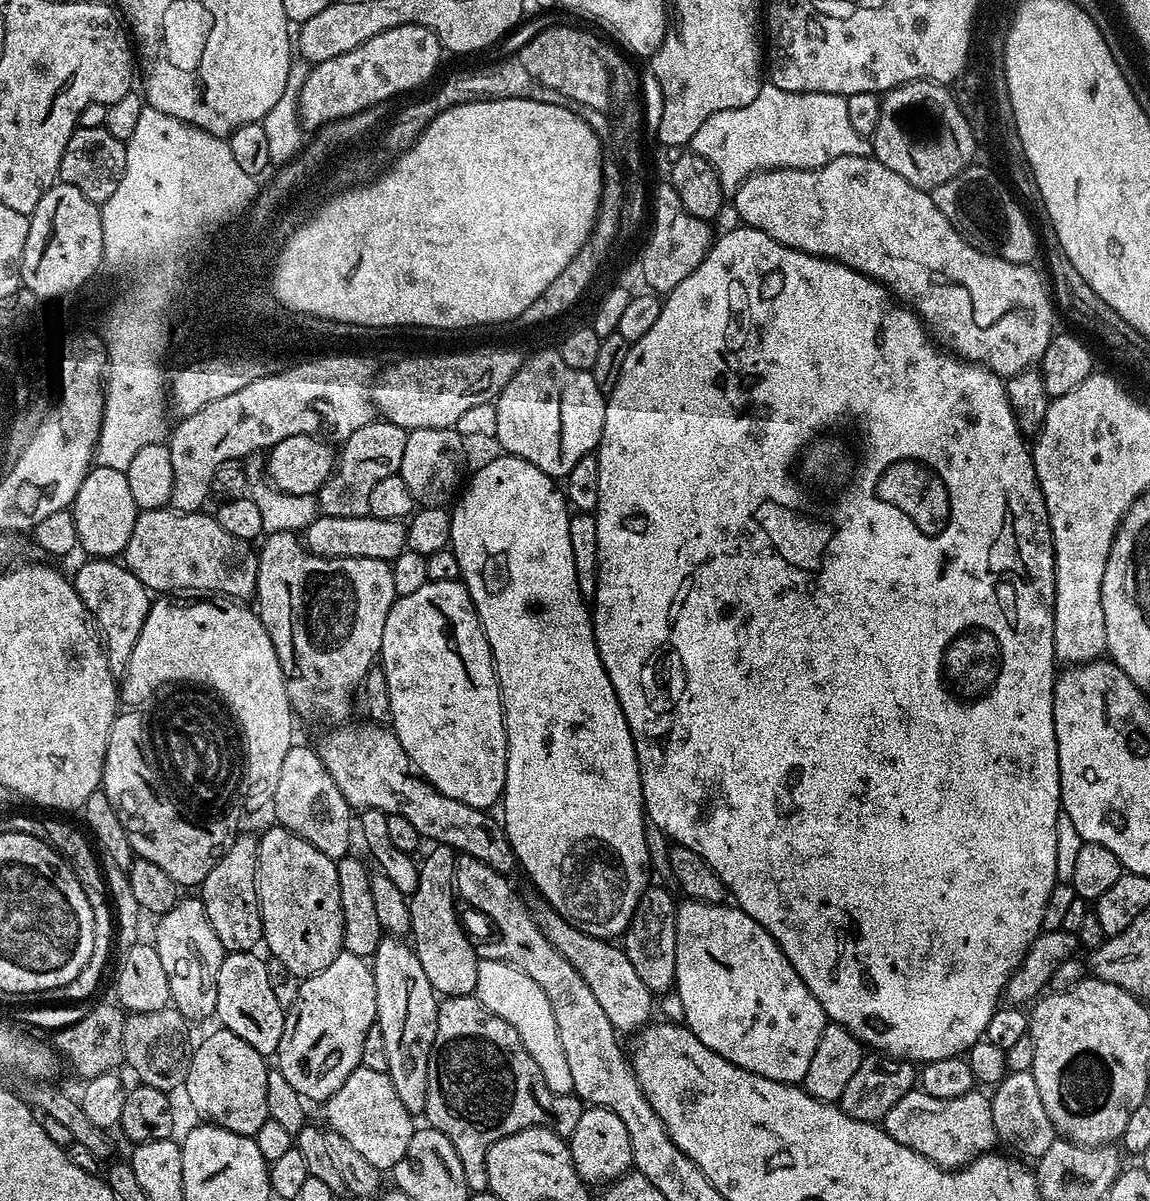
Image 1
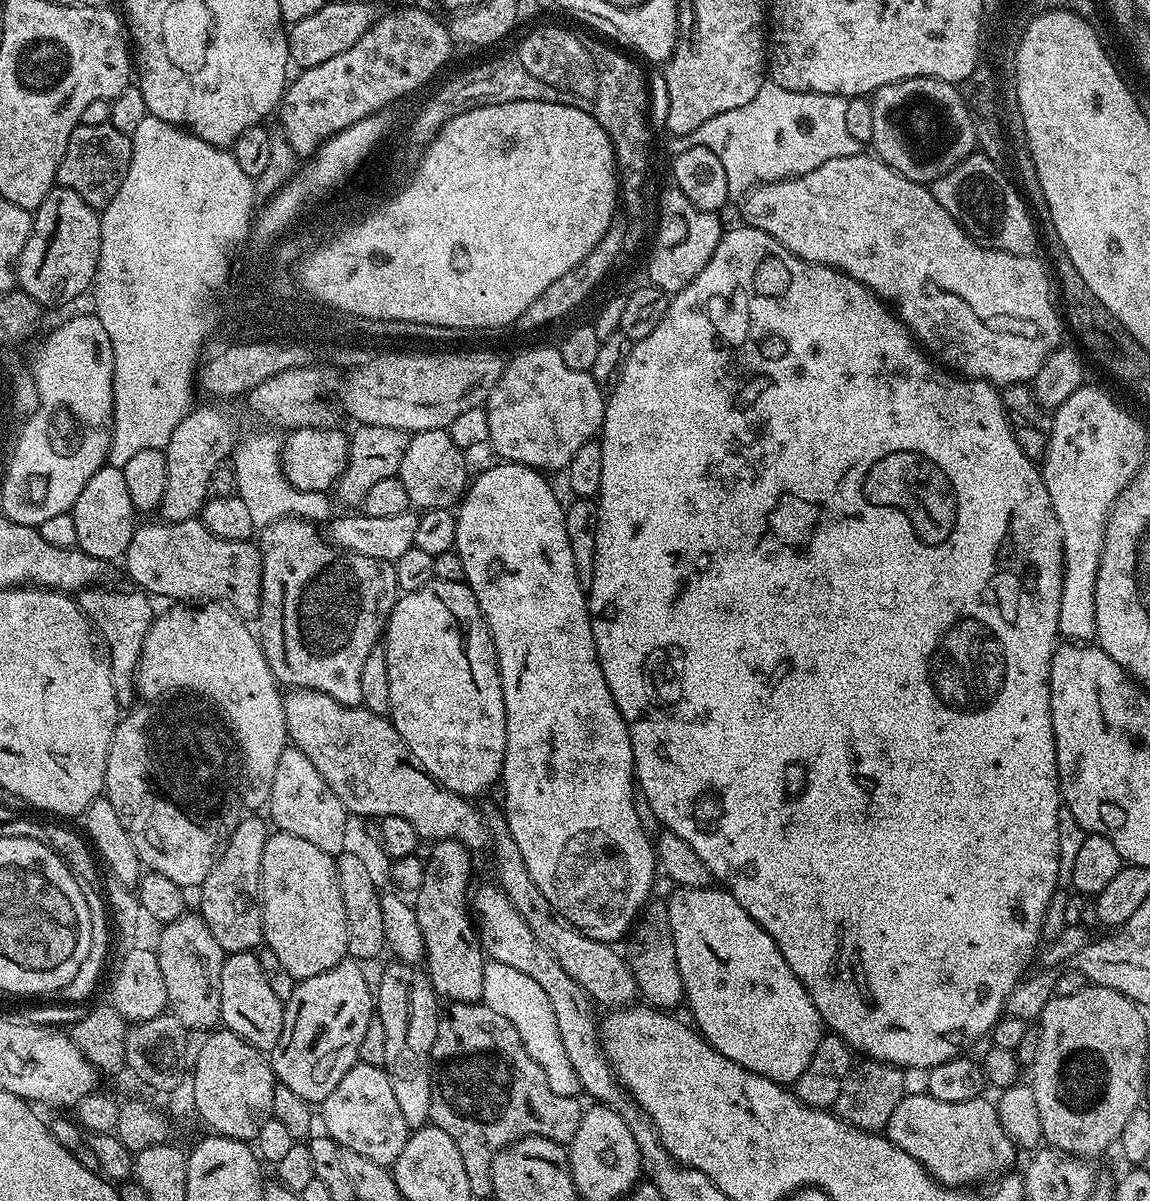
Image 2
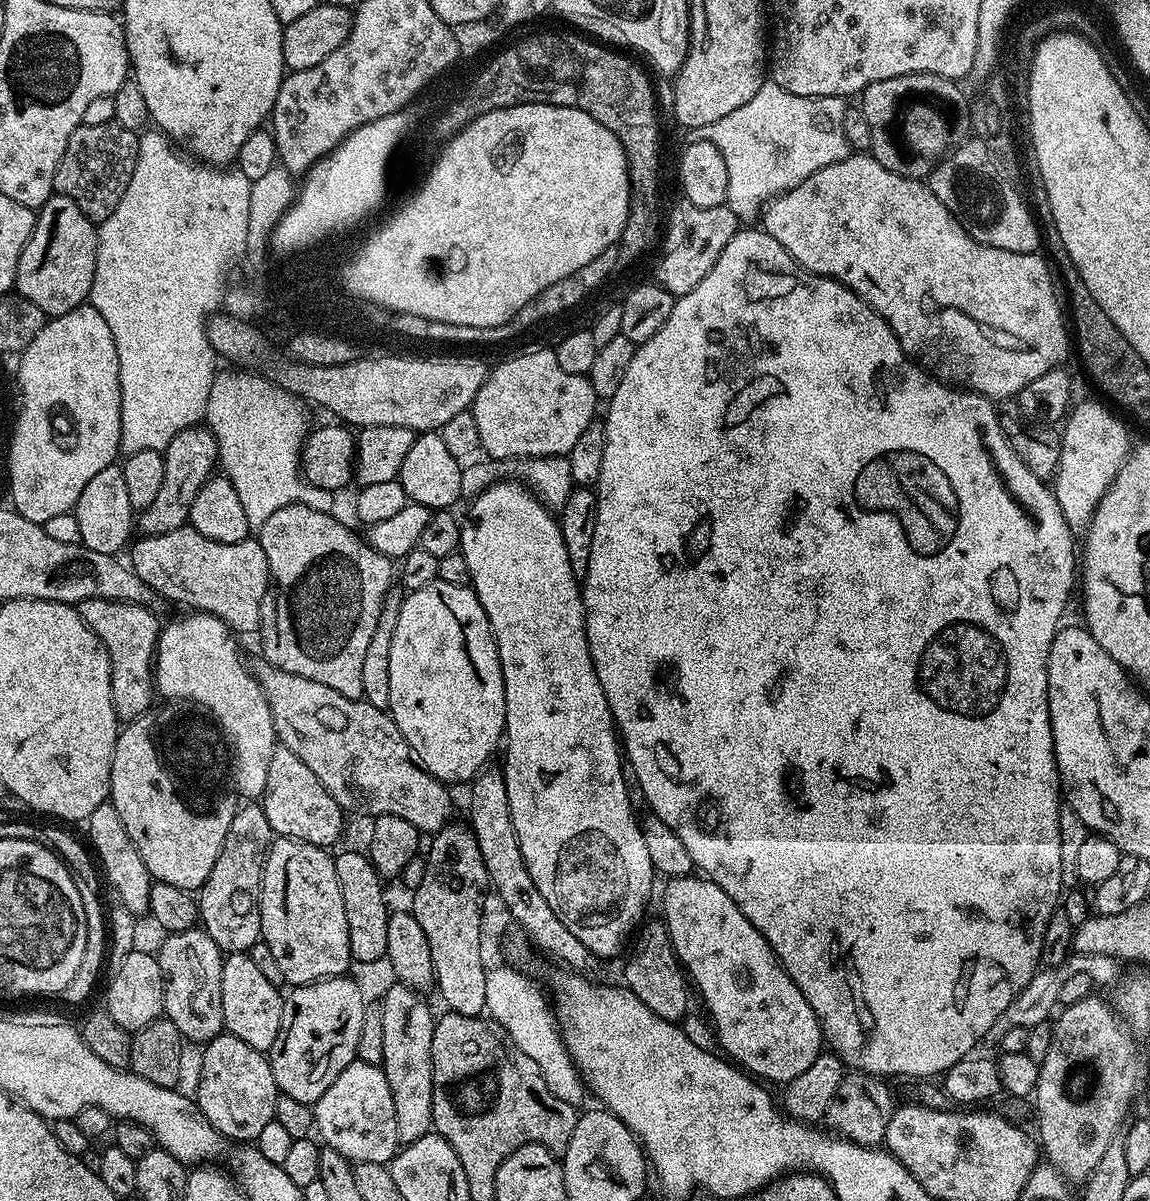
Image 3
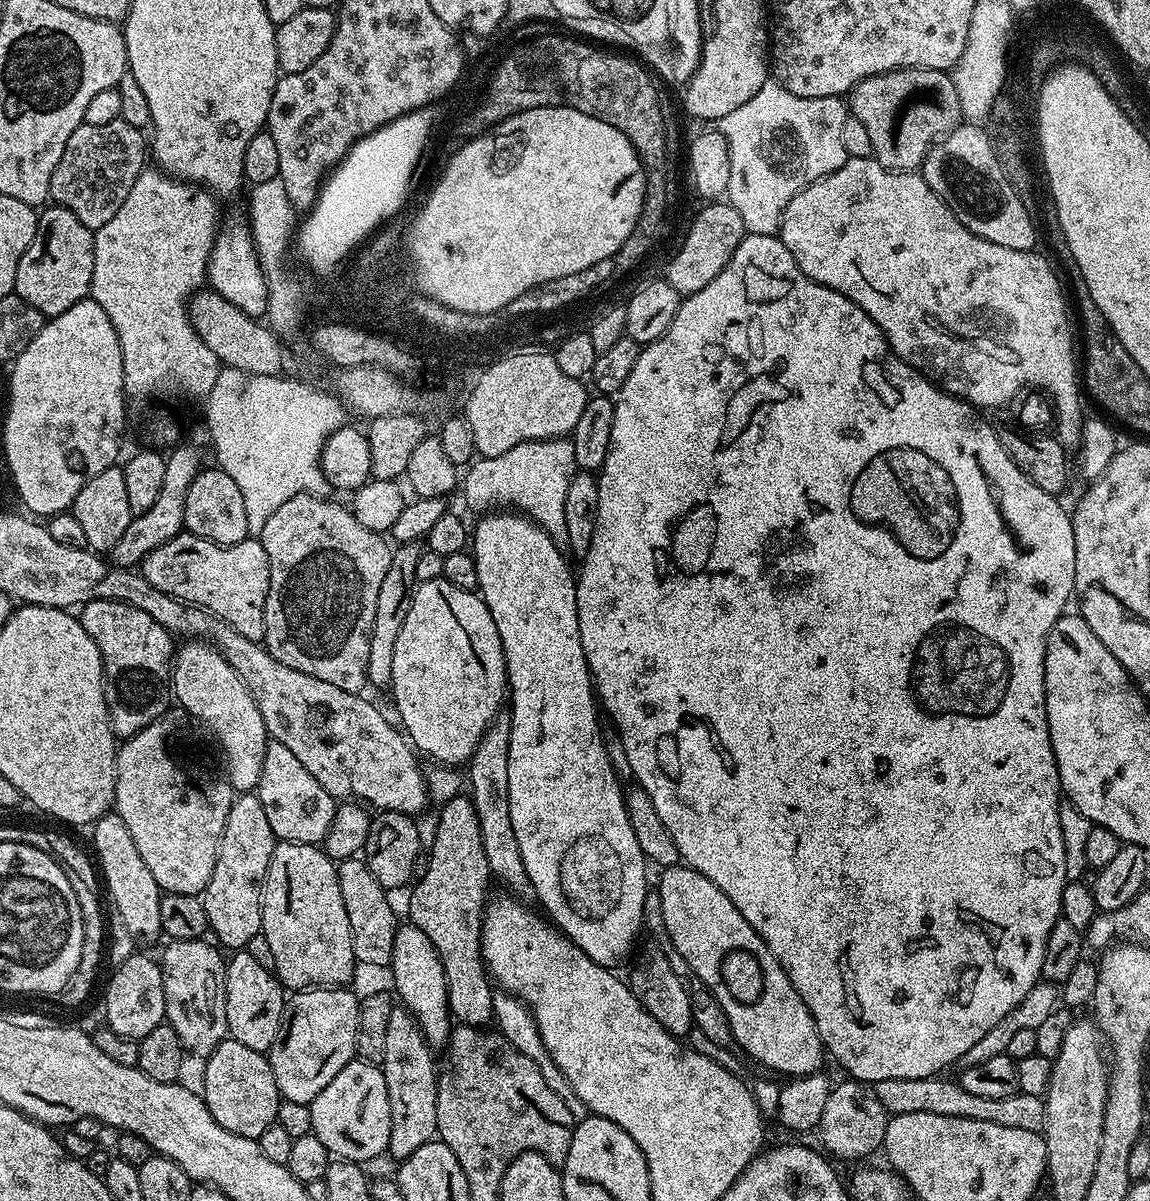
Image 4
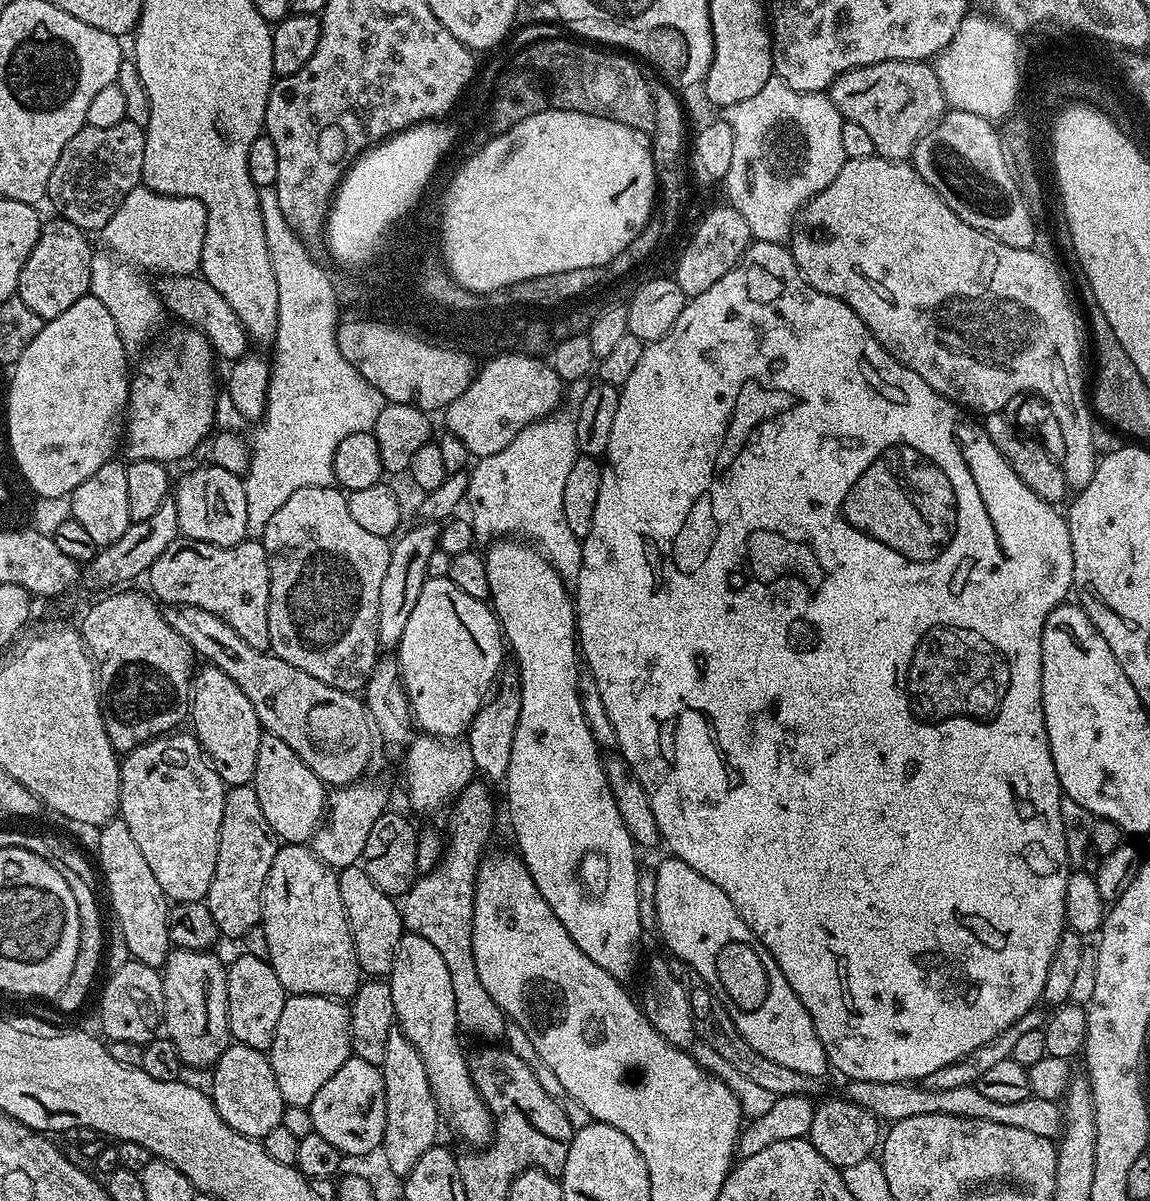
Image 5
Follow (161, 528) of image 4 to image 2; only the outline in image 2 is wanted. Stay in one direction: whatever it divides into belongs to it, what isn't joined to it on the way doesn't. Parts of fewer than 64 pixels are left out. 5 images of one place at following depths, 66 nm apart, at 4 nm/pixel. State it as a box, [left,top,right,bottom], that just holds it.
[158,407,238,522]

